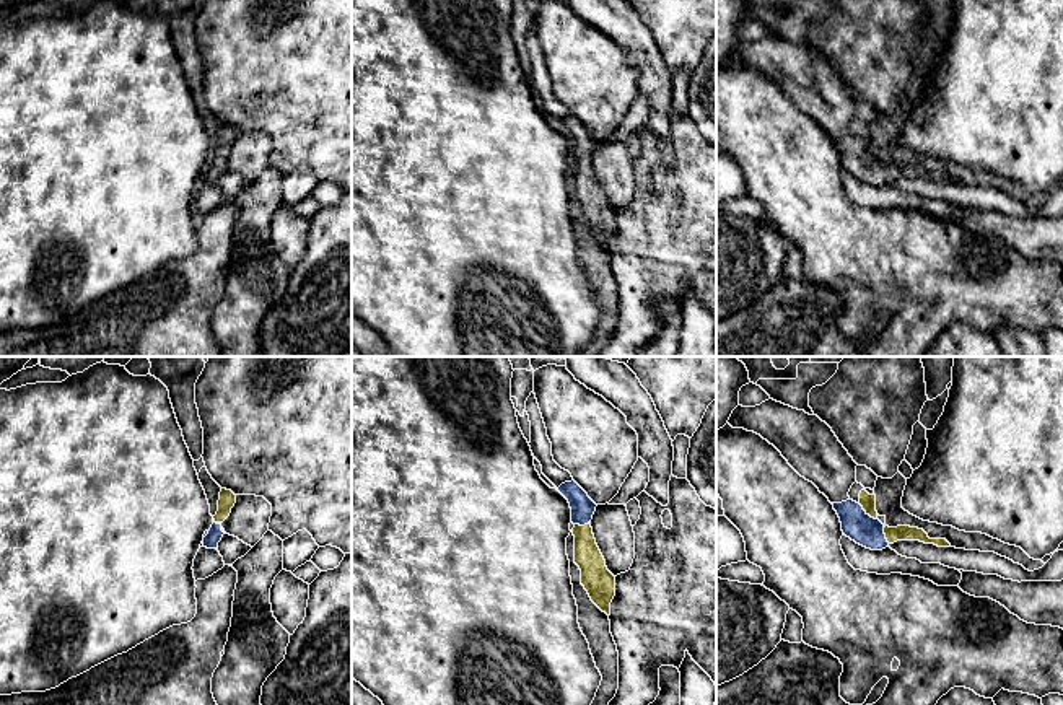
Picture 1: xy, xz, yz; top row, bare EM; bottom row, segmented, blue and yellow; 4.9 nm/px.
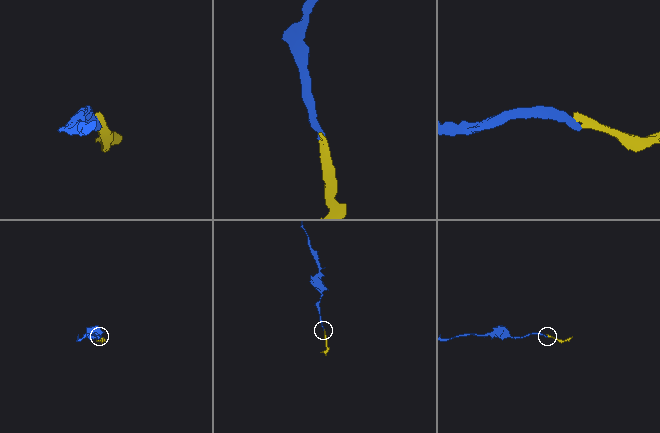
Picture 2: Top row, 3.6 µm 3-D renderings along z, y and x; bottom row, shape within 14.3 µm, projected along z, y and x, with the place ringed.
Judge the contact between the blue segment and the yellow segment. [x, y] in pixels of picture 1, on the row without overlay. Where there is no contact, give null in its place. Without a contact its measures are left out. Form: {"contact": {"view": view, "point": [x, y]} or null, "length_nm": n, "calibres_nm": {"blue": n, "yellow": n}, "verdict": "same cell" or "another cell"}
{"contact": {"view": "yz", "point": [865, 147]}, "length_nm": 120, "calibres_nm": {"blue": 150, "yellow": 80}, "verdict": "same cell"}

